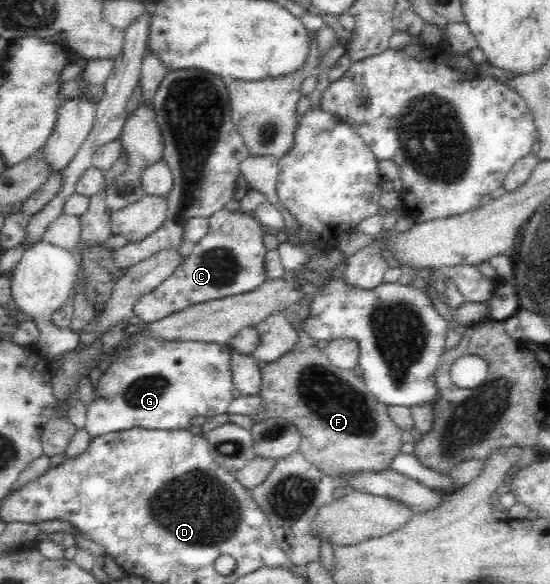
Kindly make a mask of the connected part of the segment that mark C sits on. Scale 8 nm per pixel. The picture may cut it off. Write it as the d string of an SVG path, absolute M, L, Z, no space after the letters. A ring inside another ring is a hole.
M216 211L209 217L208 233L195 243L192 252L166 279L138 299L136 317L149 324L195 304L240 295L260 287L266 280L264 254L267 251L262 241L264 232L259 225L256 217L251 218L248 212Z

